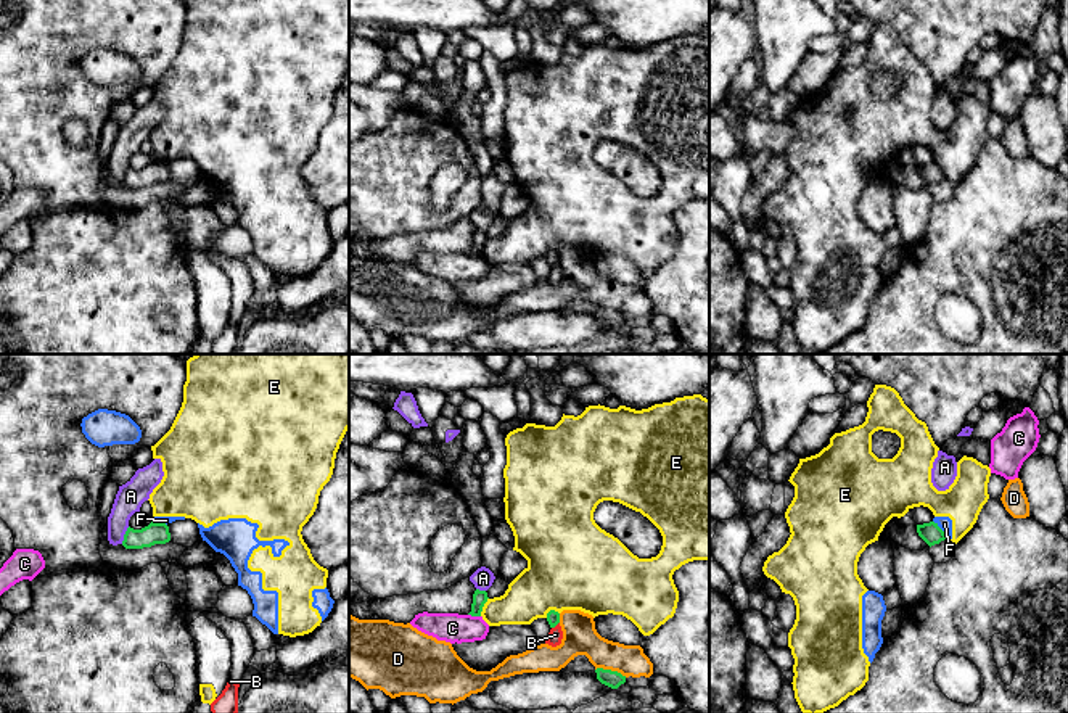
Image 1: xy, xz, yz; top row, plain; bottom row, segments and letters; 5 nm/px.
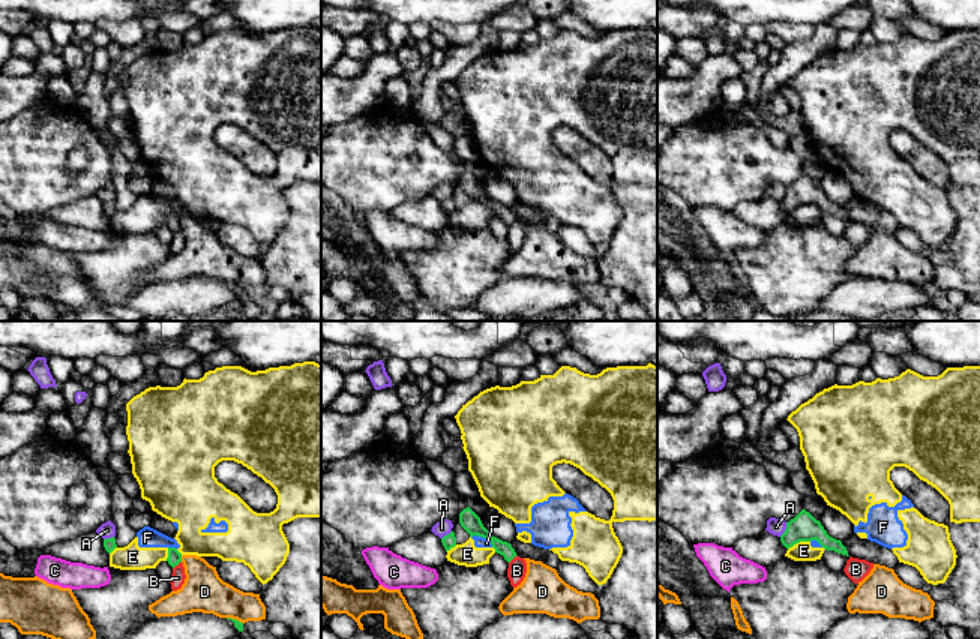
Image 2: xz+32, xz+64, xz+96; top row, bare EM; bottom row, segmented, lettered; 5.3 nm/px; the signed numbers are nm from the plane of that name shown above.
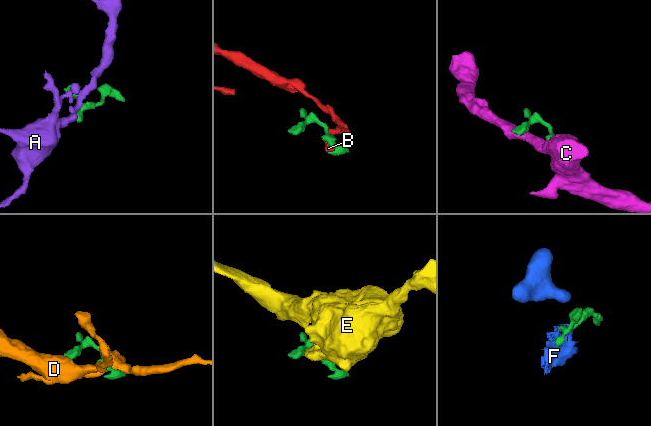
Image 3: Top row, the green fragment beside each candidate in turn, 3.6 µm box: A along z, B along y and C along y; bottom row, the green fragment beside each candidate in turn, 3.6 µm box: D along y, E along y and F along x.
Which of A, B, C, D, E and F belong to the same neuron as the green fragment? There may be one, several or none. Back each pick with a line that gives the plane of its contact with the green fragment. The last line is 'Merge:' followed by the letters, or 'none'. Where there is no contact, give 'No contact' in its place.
Merge: none

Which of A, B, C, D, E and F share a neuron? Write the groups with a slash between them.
A / B / C / D / E F

